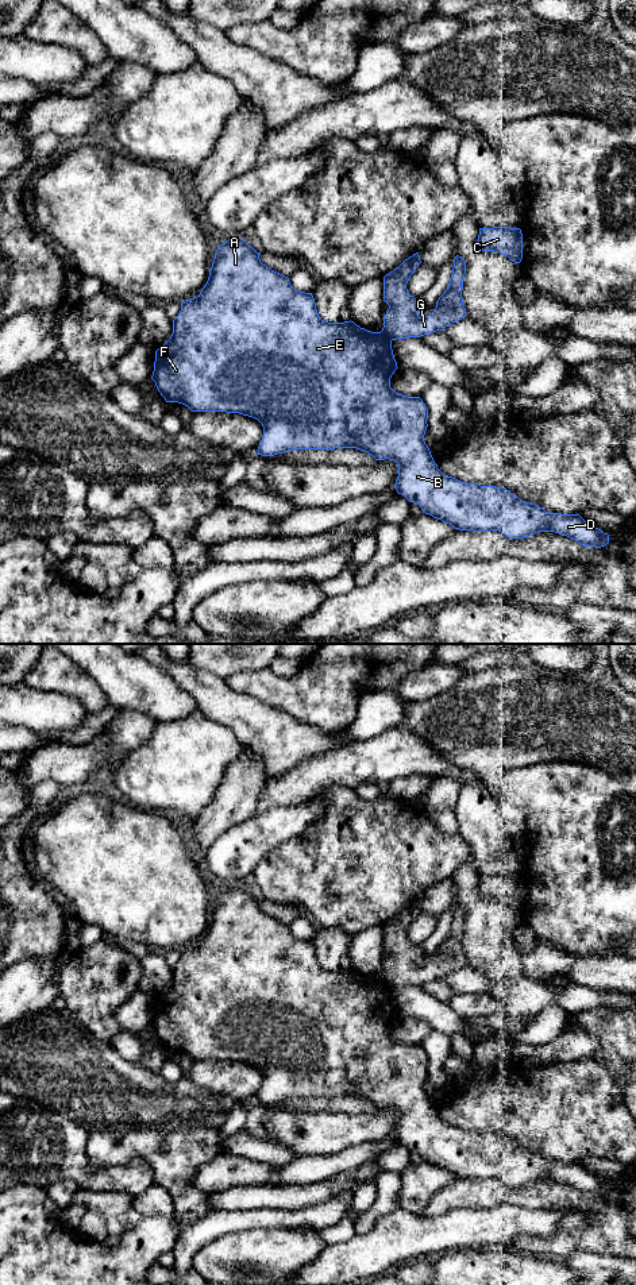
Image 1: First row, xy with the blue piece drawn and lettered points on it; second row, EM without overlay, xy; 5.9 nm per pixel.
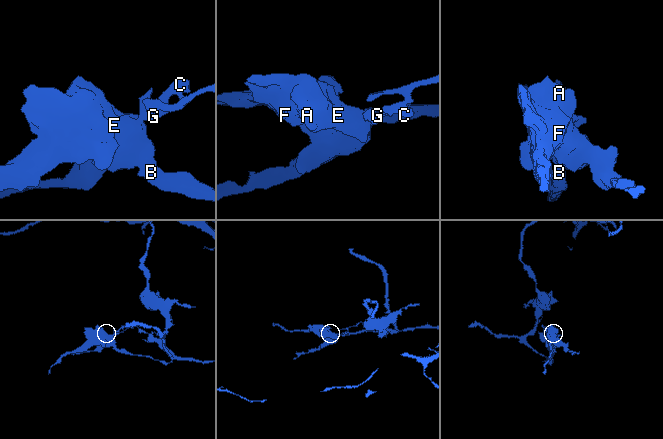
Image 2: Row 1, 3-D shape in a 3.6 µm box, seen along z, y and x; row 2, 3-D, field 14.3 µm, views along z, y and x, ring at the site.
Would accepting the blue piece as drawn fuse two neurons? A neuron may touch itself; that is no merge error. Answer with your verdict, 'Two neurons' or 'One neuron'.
Two neurons

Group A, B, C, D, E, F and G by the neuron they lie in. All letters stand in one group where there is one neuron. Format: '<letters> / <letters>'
A B D E F / C G

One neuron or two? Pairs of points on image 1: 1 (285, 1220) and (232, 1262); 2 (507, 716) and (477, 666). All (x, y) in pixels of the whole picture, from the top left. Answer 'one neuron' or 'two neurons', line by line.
1: two neurons
2: two neurons

